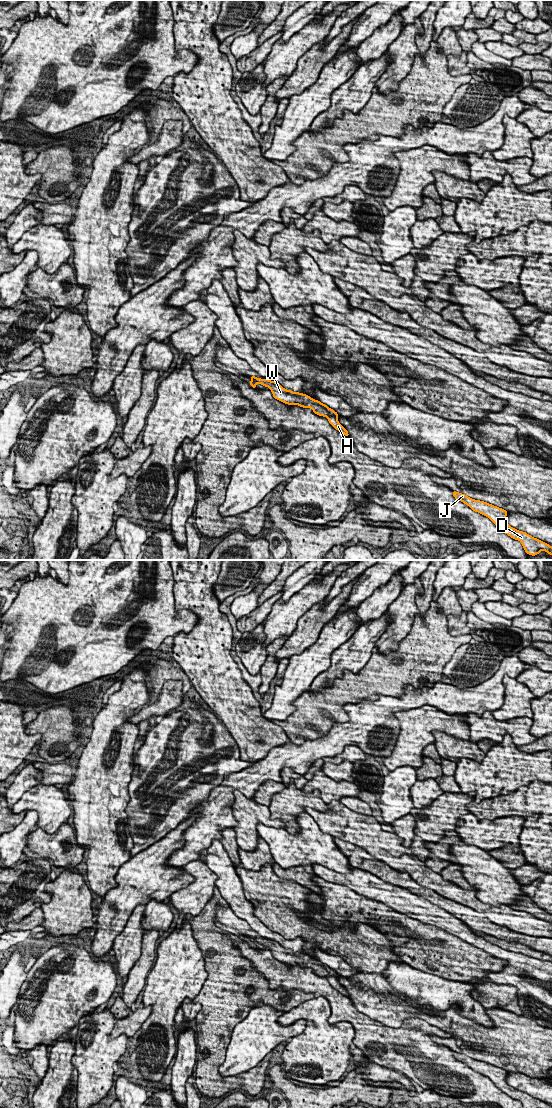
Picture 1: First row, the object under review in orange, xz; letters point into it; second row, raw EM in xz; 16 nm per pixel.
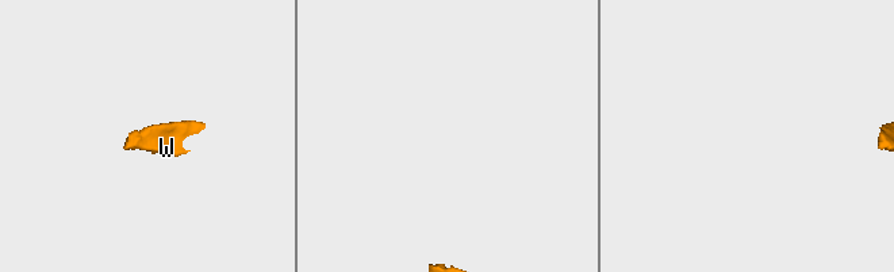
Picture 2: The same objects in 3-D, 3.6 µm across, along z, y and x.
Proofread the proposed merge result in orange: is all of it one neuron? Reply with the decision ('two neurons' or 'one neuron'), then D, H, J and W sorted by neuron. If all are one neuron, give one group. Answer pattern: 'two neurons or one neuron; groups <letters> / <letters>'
one neuron; groups D H J W

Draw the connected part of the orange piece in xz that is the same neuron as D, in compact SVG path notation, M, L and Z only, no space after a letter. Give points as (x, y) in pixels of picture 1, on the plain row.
M452 1051L456 1060L463 1062L473 1071L488 1077L501 1091L522 1103L523 1108L552 1108L549 1104L532 1097L526 1092L511 1087L506 1082L508 1071L484 1061L475 1060L465 1054Z

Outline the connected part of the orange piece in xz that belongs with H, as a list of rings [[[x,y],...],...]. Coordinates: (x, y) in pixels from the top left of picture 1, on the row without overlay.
[[[251,935],[251,939],[252,940],[249,942],[249,944],[254,949],[256,949],[256,944],[259,943],[265,947],[269,947],[273,954],[273,957],[285,964],[299,965],[303,968],[311,968],[315,974],[326,977],[329,983],[336,990],[349,997],[348,991],[338,981],[338,973],[329,968],[327,965],[322,964],[320,961],[315,960],[306,954],[287,950],[276,941],[257,938],[253,935]]]

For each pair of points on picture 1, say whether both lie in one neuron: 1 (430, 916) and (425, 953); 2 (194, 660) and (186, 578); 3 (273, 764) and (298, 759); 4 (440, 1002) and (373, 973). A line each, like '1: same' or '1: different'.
1: different
2: same
3: same
4: different

